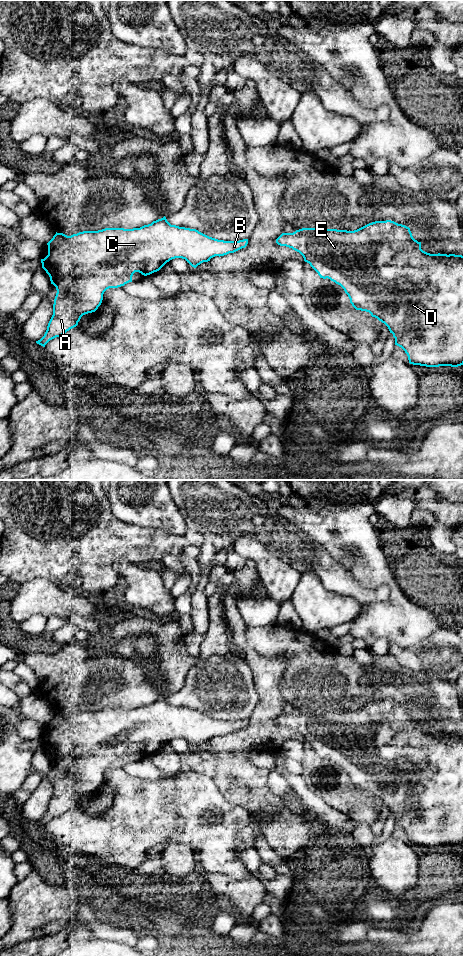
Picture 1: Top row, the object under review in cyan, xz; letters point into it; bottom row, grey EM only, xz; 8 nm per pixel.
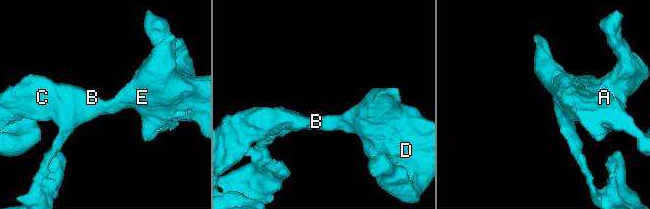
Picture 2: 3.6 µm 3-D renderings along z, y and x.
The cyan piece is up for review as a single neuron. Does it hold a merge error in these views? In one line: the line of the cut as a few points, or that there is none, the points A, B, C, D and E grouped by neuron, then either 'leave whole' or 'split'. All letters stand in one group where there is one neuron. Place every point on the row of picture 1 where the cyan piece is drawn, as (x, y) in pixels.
cut none; groups A B C D E; leave whole

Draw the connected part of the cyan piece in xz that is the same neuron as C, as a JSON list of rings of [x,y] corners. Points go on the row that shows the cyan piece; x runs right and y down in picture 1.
[[[165,216],[140,228],[105,228],[98,231],[83,231],[71,236],[56,232],[47,243],[48,255],[41,259],[41,263],[57,293],[47,330],[36,343],[45,347],[50,340],[76,327],[83,315],[98,309],[107,289],[118,288],[132,282],[135,272],[144,276],[150,275],[175,258],[185,259],[196,268],[215,256],[234,253],[245,248],[247,244],[248,239],[218,240],[196,229],[171,225]]]

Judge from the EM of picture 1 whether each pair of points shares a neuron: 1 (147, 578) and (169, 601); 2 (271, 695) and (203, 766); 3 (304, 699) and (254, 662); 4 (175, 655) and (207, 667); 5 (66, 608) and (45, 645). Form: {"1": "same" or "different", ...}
{"1": "same", "2": "same", "3": "different", "4": "different", "5": "different"}

